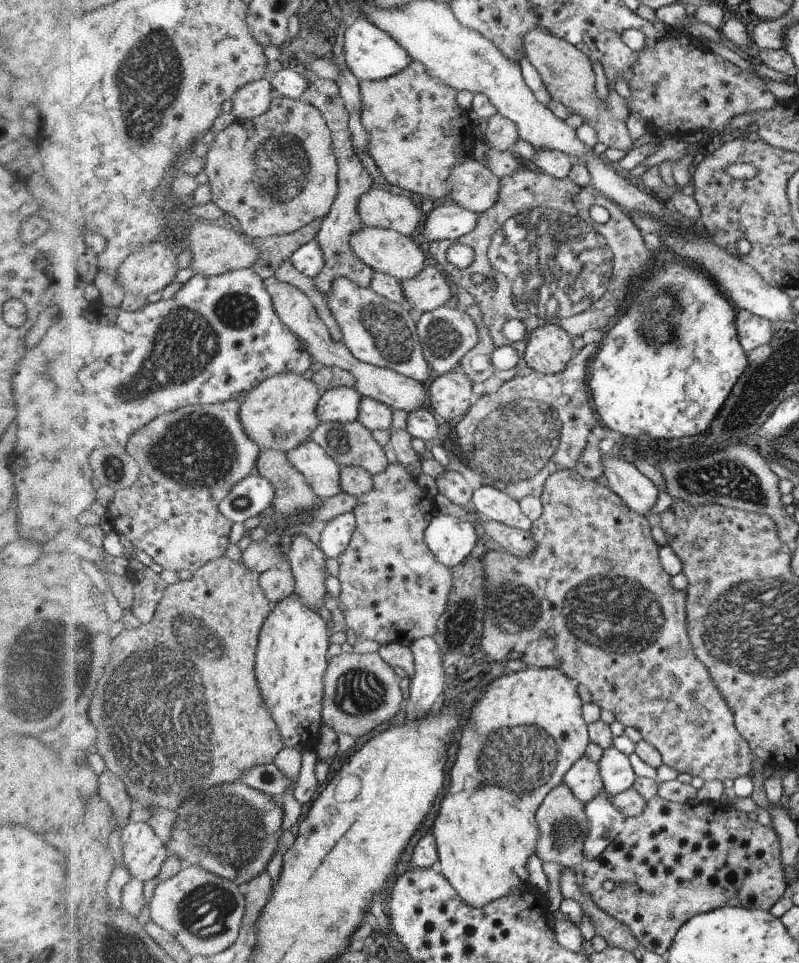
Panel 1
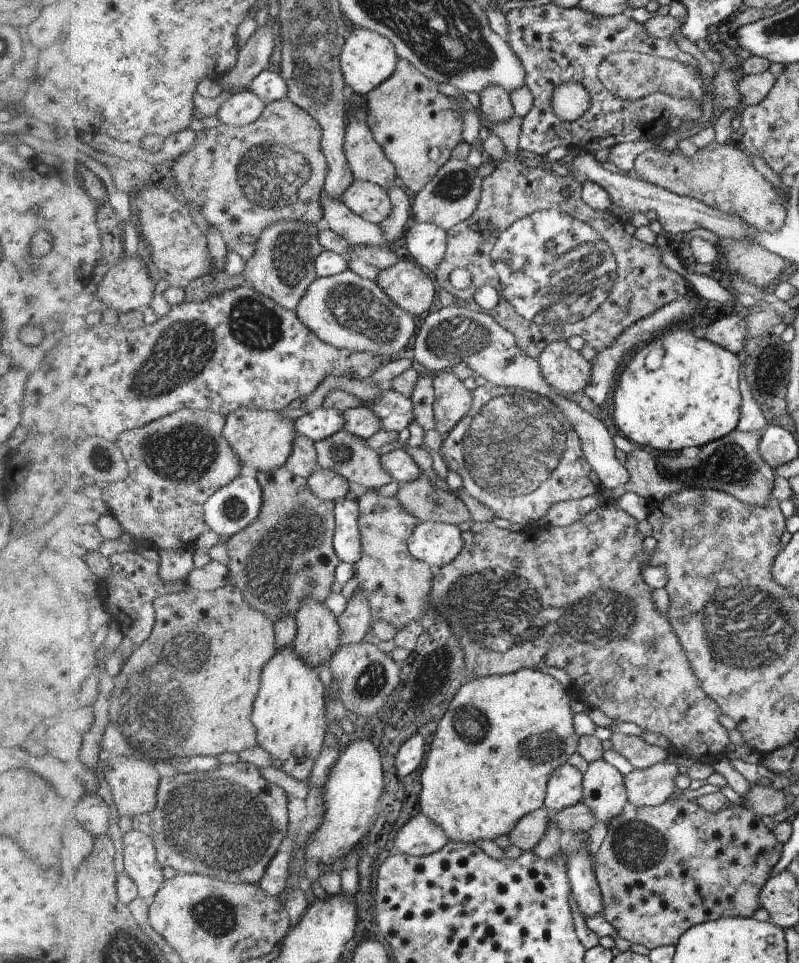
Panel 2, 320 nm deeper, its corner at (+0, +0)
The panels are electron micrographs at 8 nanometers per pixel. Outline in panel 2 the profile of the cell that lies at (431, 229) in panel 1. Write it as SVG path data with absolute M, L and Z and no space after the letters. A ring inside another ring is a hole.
M410 223L404 234L406 248L416 264L433 275L445 256L448 232L434 223Z

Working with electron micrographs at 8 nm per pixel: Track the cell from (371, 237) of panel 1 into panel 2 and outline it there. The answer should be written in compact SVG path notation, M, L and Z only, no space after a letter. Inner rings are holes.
M323 193L321 204L325 226L347 240L350 247L362 244L366 246L386 245L389 249L394 247L394 243L387 242L380 226L352 212L342 200L339 201Z

